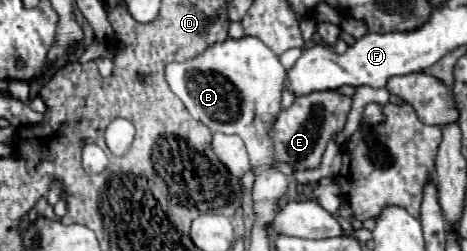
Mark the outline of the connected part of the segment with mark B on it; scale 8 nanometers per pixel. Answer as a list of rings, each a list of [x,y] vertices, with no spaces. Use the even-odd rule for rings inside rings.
[[[229,37],[223,43],[213,43],[195,59],[169,63],[165,75],[171,91],[185,103],[195,119],[205,123],[213,133],[233,133],[245,141],[251,159],[251,171],[255,175],[251,189],[255,211],[253,231],[267,231],[269,235],[269,225],[273,223],[279,201],[285,197],[291,181],[291,177],[277,171],[273,139],[269,135],[277,115],[281,113],[281,93],[285,83],[285,69],[279,63],[279,57],[257,37]]]

